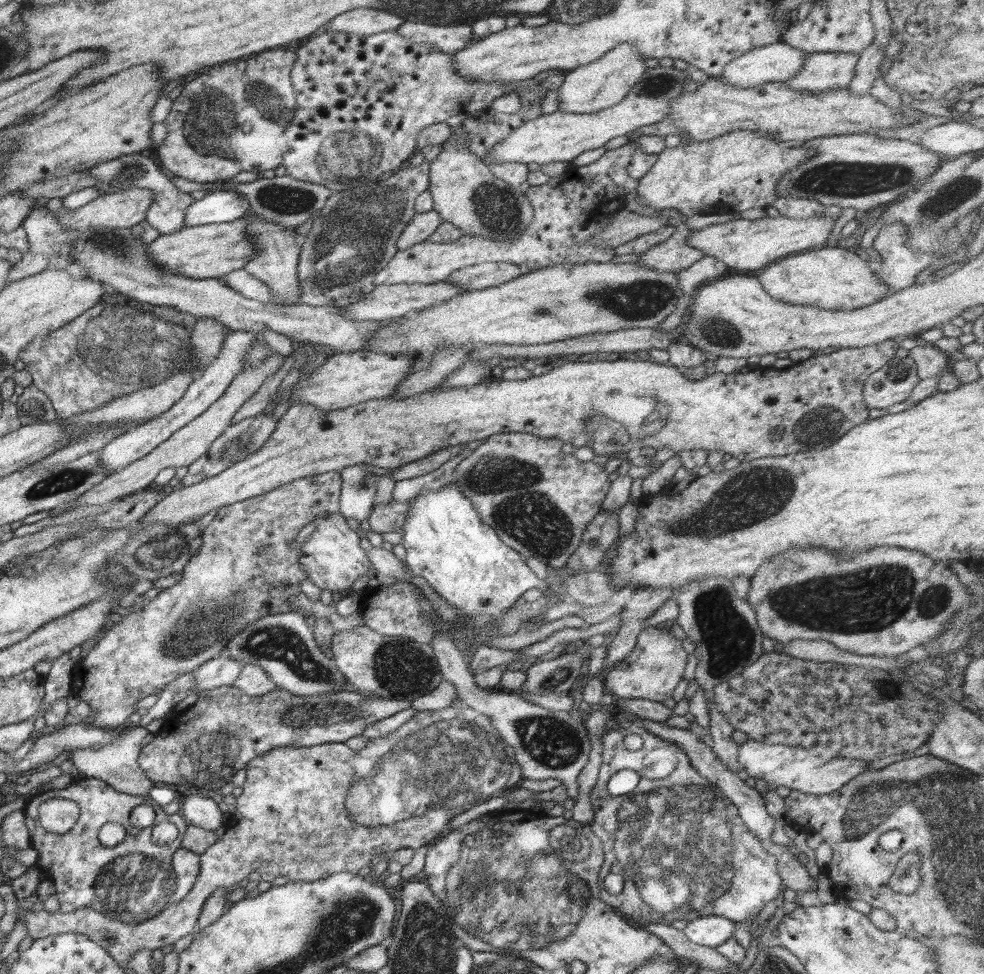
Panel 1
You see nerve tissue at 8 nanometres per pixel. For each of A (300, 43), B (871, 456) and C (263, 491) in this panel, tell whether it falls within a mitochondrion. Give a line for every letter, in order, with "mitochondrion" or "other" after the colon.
A: other
B: other
C: other

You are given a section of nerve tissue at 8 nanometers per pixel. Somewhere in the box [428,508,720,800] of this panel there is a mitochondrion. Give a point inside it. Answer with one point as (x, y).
(551, 741)

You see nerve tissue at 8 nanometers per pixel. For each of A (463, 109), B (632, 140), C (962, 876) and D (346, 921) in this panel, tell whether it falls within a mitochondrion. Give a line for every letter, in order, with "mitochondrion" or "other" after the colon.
A: other
B: other
C: mitochondrion
D: mitochondrion

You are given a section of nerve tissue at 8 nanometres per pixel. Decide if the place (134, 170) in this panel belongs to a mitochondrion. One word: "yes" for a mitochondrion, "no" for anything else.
yes

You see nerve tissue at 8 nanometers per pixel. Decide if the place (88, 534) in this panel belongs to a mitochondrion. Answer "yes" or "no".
yes

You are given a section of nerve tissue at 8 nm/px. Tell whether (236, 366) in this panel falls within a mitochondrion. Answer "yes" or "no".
no

